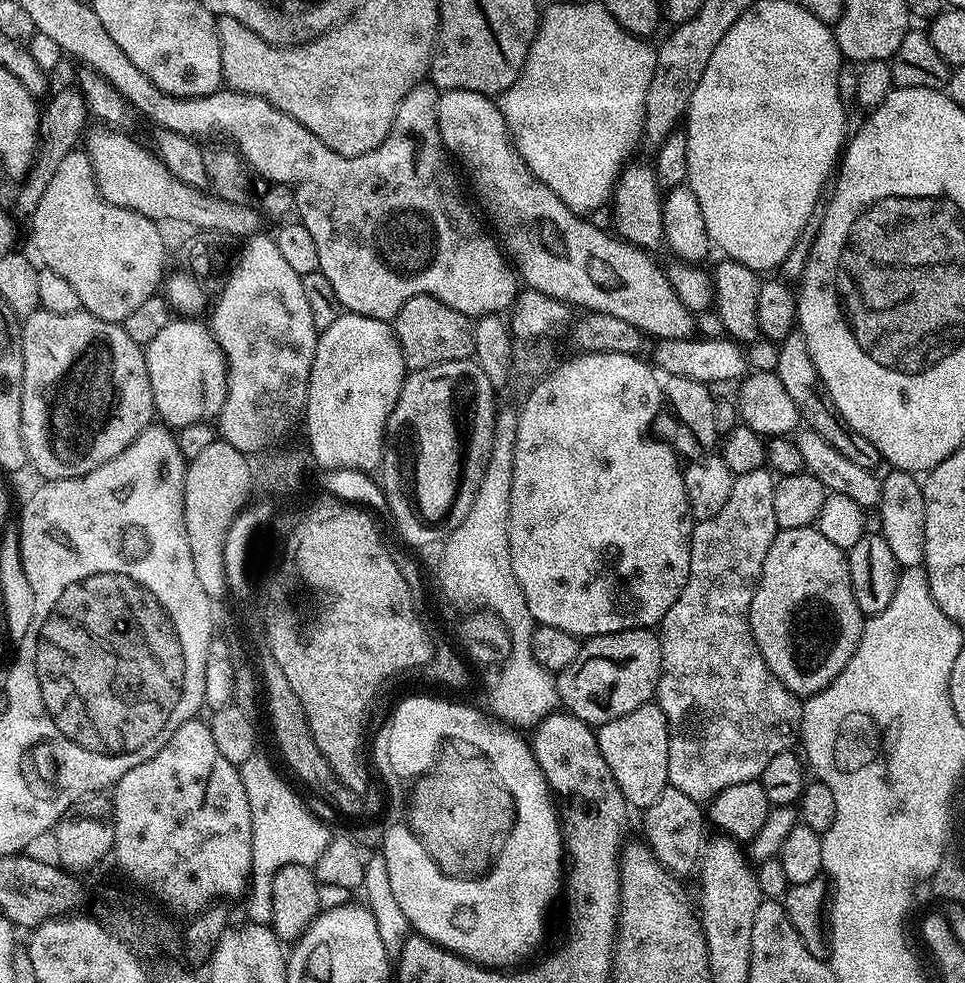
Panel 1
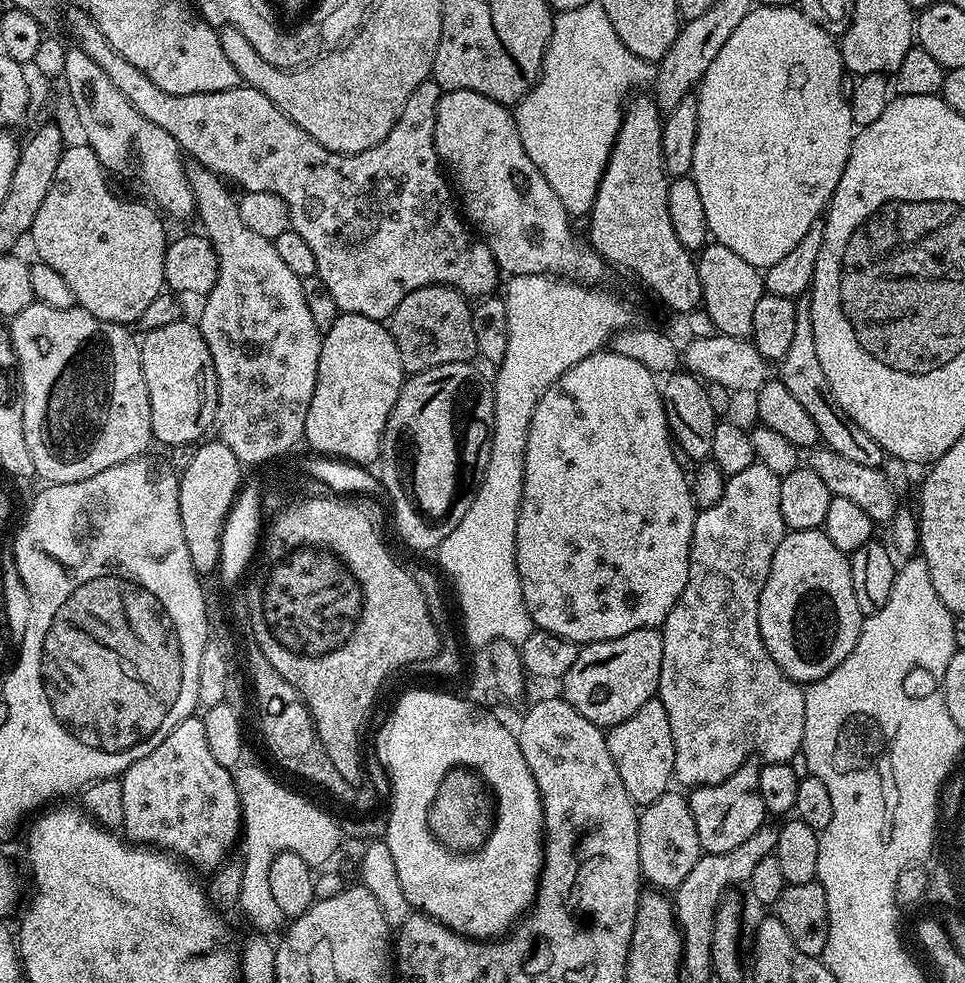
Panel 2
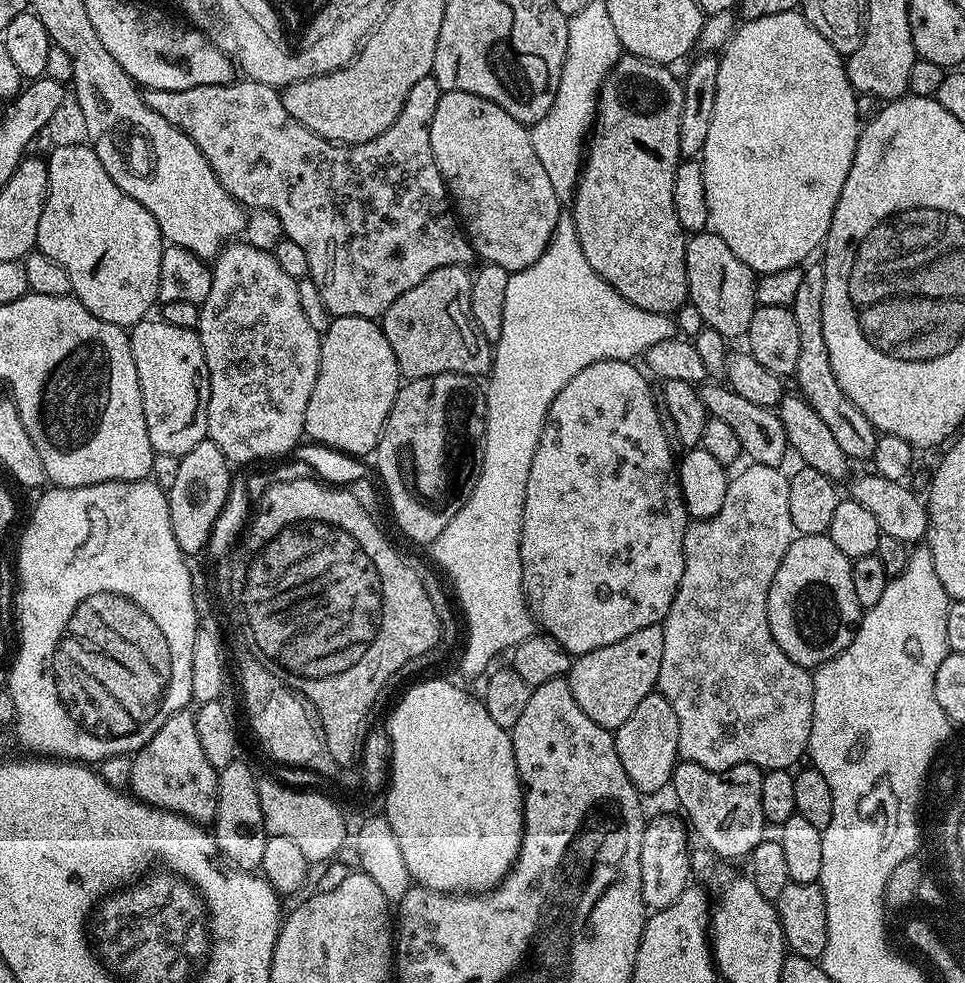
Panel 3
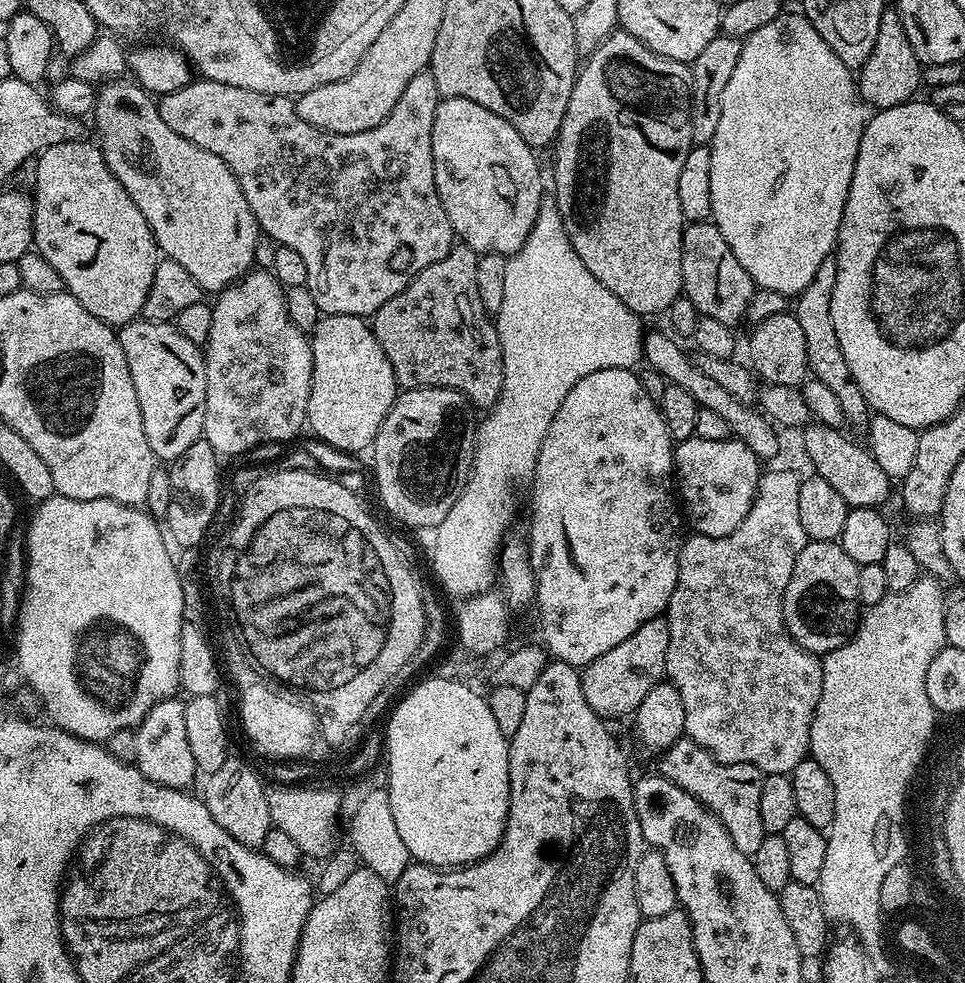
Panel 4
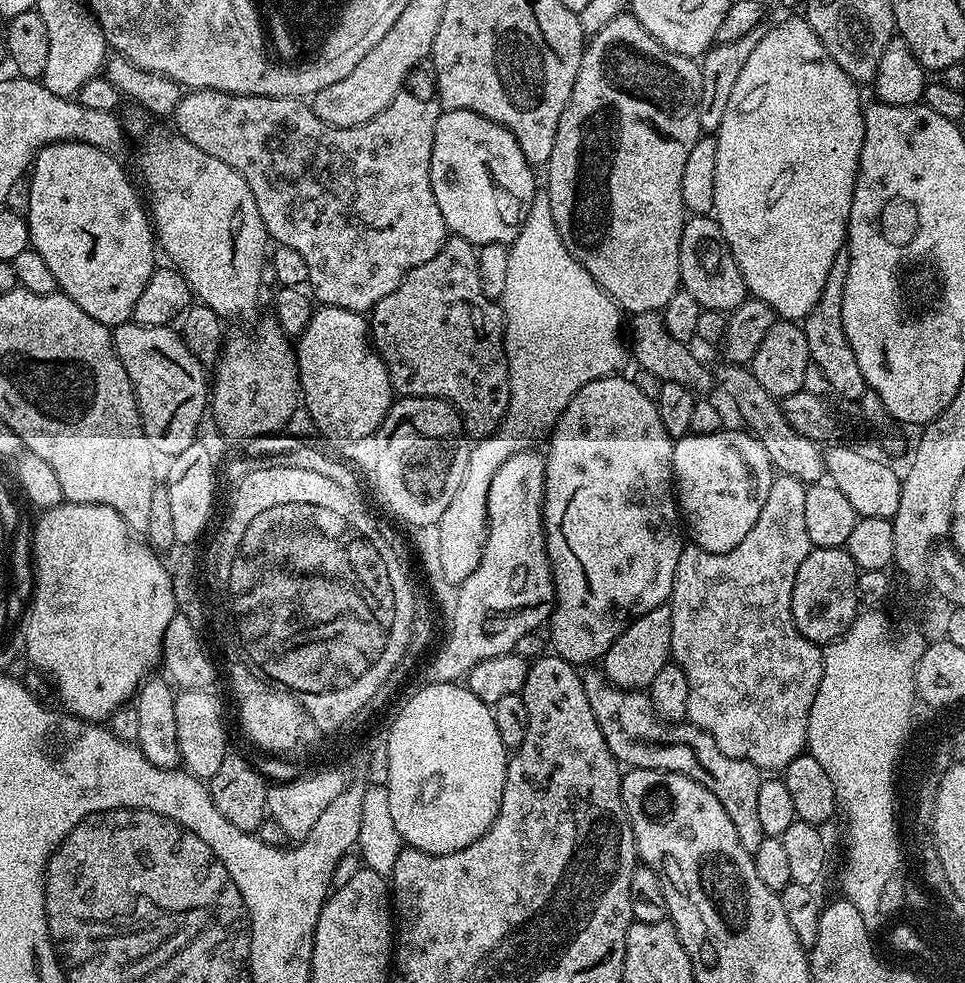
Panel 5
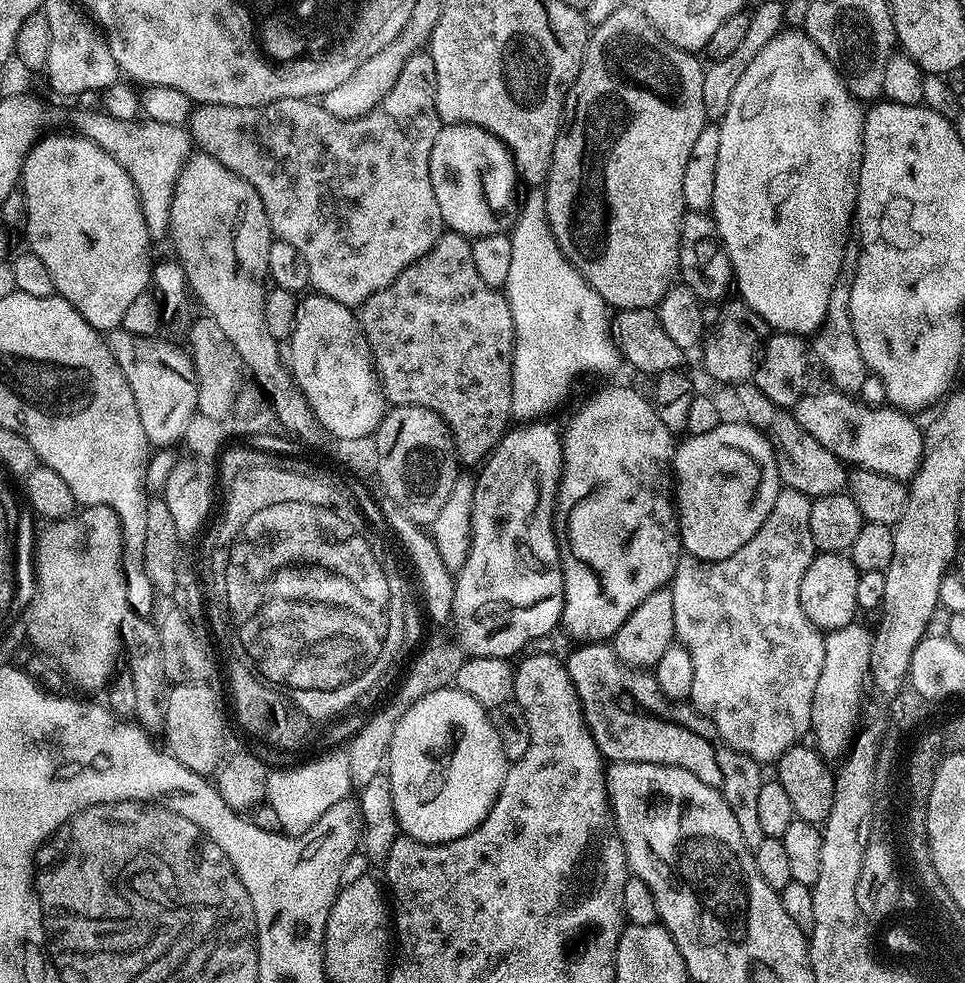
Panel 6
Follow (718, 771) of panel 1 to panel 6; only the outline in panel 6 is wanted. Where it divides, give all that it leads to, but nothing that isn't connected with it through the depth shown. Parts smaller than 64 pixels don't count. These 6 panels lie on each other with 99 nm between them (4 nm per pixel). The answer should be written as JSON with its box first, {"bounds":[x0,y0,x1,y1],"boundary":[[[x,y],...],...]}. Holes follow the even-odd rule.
{"bounds":[671,487,825,762],"boundary":[[[781,487],[778,498],[774,502],[774,510],[770,510],[770,514],[766,518],[766,522],[762,522],[762,530],[758,530],[758,534],[754,534],[754,538],[750,538],[750,542],[746,542],[746,546],[742,546],[742,550],[738,550],[738,554],[734,554],[730,558],[725,560],[699,560],[693,556],[687,554],[681,555],[680,565],[676,568],[675,574],[672,576],[671,590],[672,597],[674,598],[674,626],[676,627],[676,640],[684,645],[684,648],[690,650],[690,658],[694,658],[694,686],[692,687],[692,694],[690,697],[690,703],[696,711],[708,719],[710,722],[714,722],[714,726],[718,730],[718,734],[722,734],[722,738],[726,743],[730,745],[736,752],[746,754],[751,760],[757,762],[775,762],[779,760],[780,756],[786,750],[790,750],[798,743],[801,743],[809,735],[812,727],[812,703],[814,702],[814,686],[818,686],[818,674],[822,674],[822,658],[824,657],[824,637],[825,633],[814,626],[814,622],[810,622],[810,618],[806,618],[806,610],[802,610],[802,598],[800,597],[800,583],[806,578],[806,570],[810,570],[810,562],[815,556],[818,555],[816,547],[814,546],[814,538],[810,534],[810,506],[812,500],[806,494],[802,494],[798,490],[793,488]]]}

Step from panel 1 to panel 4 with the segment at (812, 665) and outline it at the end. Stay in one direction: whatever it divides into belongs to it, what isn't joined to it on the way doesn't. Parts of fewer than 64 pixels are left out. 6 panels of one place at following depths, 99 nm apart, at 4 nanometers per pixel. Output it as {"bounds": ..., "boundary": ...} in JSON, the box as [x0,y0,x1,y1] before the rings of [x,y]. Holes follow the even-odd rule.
{"bounds":[782,540,862,654],"boundary":[[[809,540],[802,554],[796,556],[794,574],[786,582],[782,602],[786,630],[805,652],[823,654],[848,643],[858,627],[862,605],[858,598],[860,565],[834,540]]]}

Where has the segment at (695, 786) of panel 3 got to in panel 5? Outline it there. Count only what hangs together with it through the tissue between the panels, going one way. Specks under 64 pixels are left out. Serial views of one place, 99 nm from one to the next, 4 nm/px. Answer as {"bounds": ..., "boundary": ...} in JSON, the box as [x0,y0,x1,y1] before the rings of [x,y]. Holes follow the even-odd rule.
{"bounds":[583,670,765,853],"boundary":[[[600,670],[585,671],[583,678],[586,698],[590,698],[590,710],[594,710],[594,718],[602,730],[602,738],[606,738],[606,746],[610,746],[616,761],[624,766],[631,765],[632,768],[656,768],[659,772],[677,772],[698,782],[703,788],[710,790],[710,794],[714,794],[718,802],[722,802],[726,814],[730,814],[730,822],[734,822],[734,830],[738,830],[742,846],[746,846],[746,850],[751,853],[758,850],[758,845],[765,838],[758,819],[758,786],[762,779],[761,769],[754,767],[749,760],[739,760],[722,754],[722,750],[718,750],[718,742],[714,742],[710,734],[706,734],[691,722],[676,722],[666,726],[665,721],[661,720],[652,708],[652,699],[643,691],[610,686],[603,671]]]}

